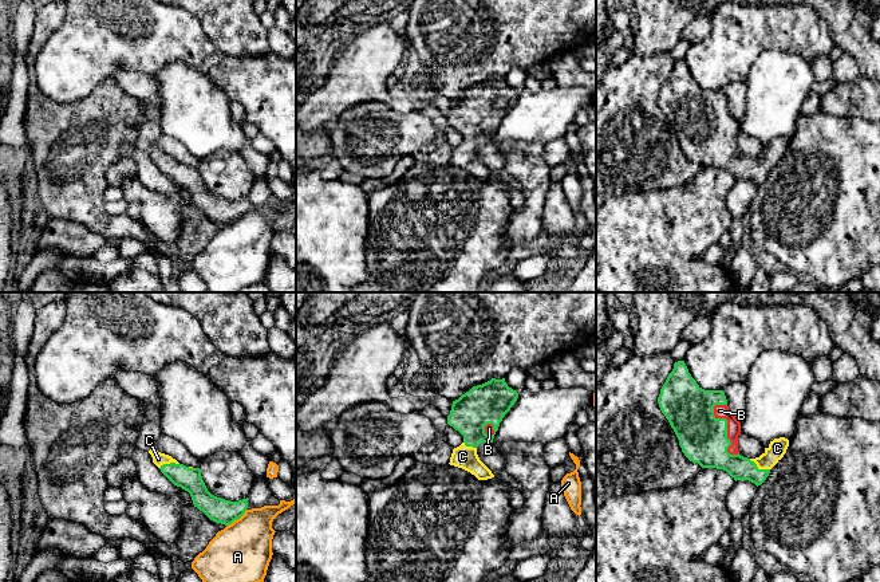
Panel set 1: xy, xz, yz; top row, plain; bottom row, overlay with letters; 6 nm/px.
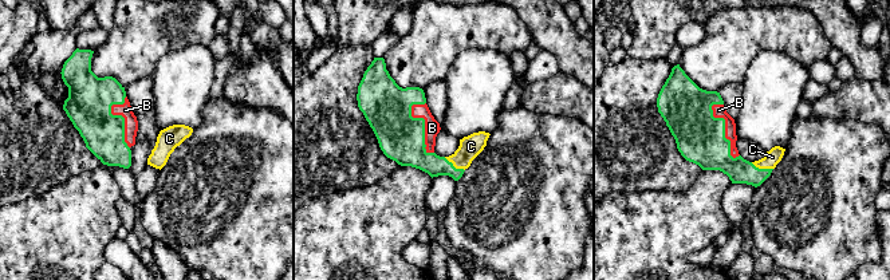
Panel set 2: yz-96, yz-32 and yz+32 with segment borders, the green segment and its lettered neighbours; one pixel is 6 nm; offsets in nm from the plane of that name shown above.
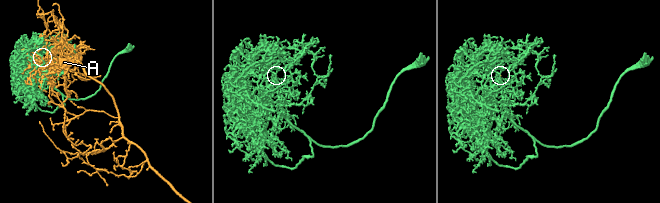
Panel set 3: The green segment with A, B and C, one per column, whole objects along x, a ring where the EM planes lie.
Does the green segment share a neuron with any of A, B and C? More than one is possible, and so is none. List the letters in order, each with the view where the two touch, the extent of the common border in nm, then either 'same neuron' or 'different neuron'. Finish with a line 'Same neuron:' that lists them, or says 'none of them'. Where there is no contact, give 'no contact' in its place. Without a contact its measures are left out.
A: meets green in xy; contact 160 nm long; different neuron
B: meets green in yz; contact 340 nm long; same neuron
C: meets green in yz; contact 140 nm long; same neuron
Same neuron: B, C

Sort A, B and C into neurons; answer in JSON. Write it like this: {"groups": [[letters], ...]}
{"groups": [["A"], ["B", "C"]]}

